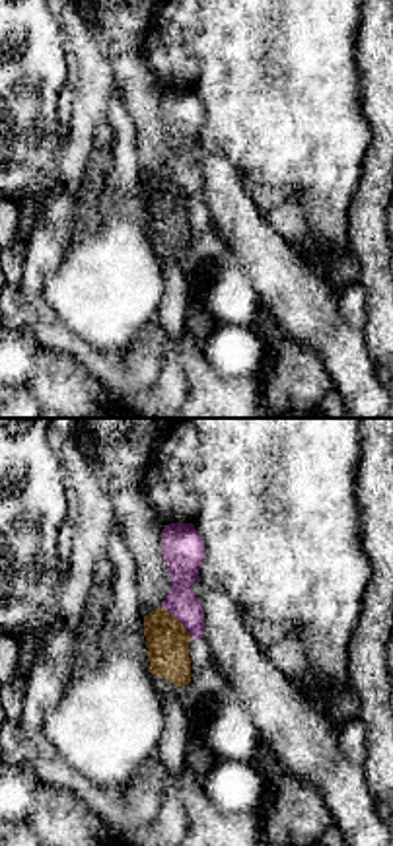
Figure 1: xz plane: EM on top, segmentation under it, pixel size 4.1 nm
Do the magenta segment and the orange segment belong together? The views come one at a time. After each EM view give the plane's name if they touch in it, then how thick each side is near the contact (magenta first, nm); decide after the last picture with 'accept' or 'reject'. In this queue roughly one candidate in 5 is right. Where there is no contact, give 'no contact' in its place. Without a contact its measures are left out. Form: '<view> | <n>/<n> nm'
xz | 150/180 nm

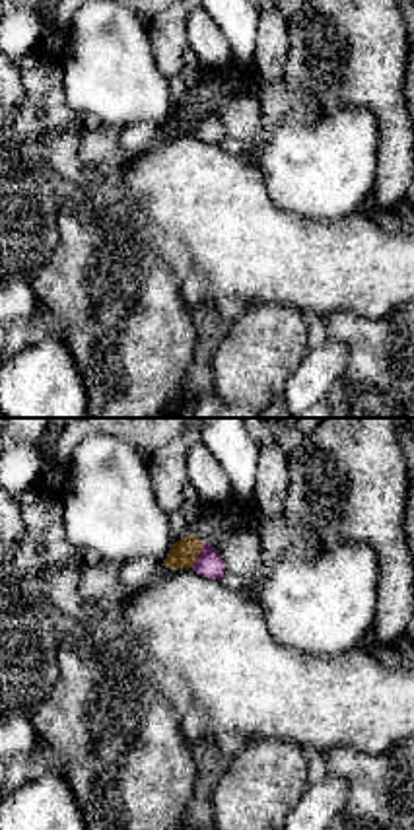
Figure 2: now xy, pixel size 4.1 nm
xy | 120/110 nm

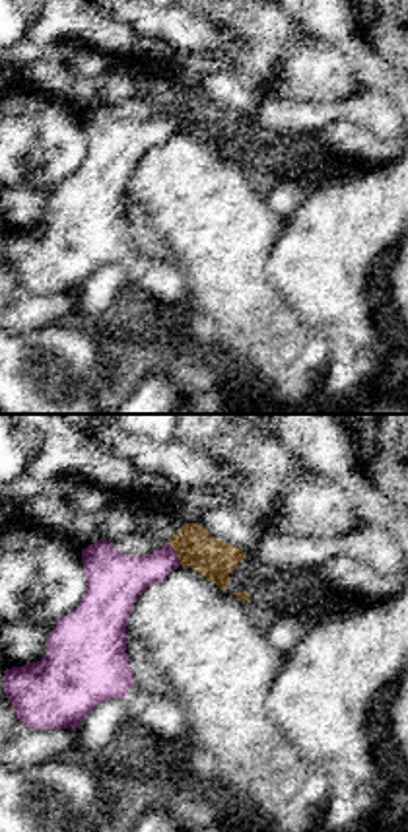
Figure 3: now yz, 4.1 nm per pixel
yz | 200/170 nm

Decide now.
reject

